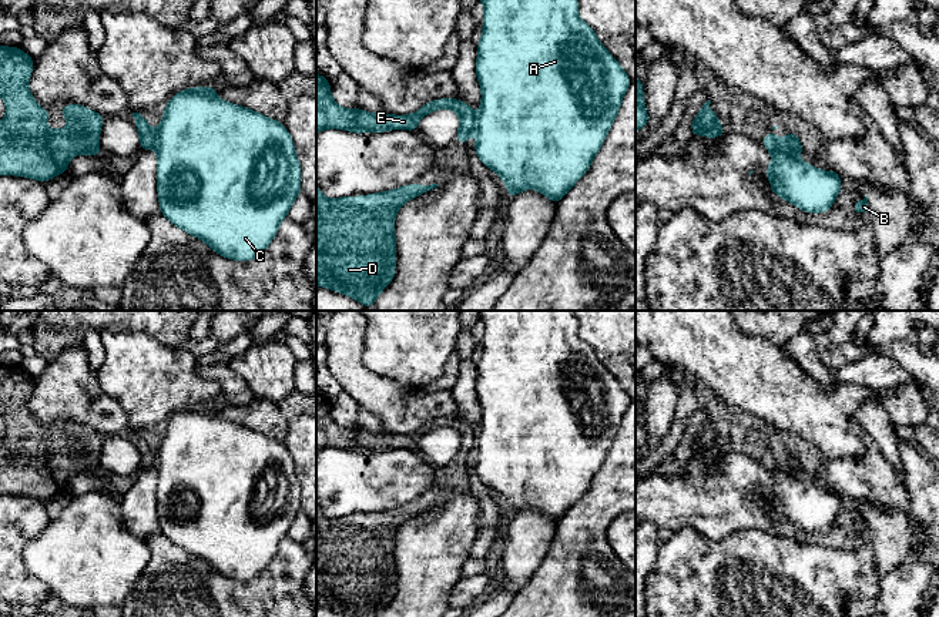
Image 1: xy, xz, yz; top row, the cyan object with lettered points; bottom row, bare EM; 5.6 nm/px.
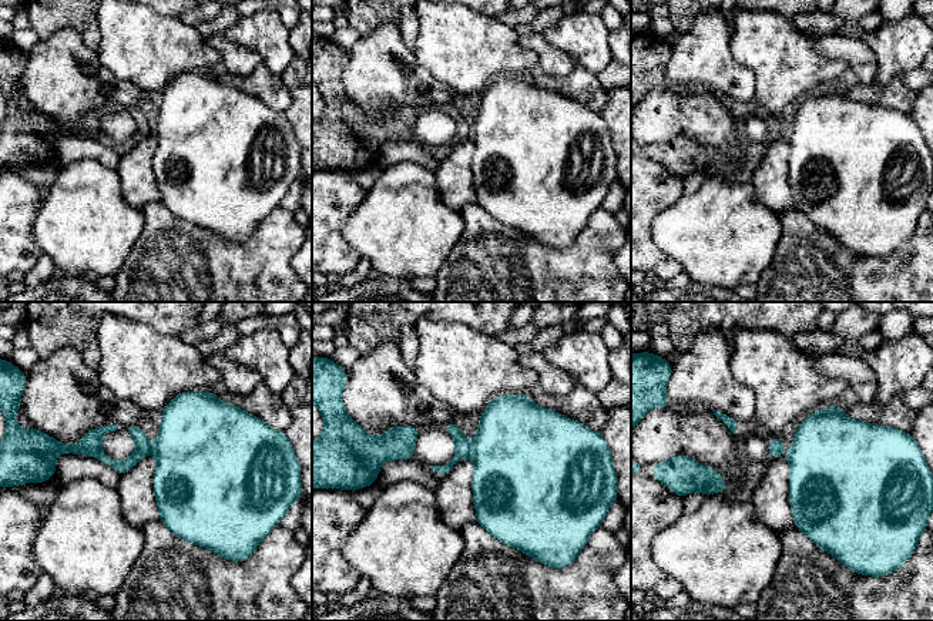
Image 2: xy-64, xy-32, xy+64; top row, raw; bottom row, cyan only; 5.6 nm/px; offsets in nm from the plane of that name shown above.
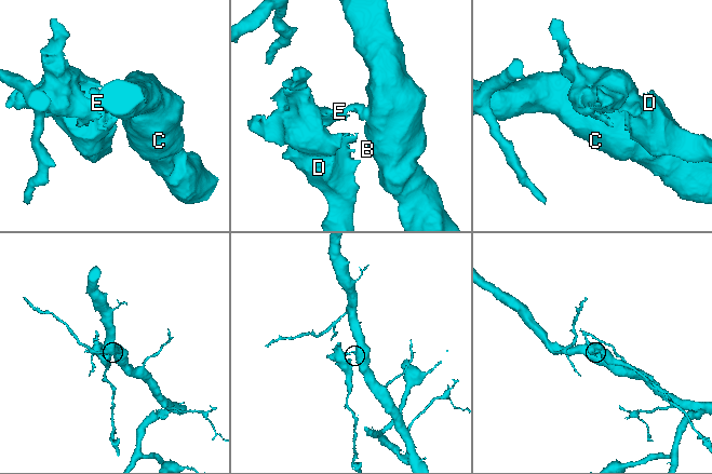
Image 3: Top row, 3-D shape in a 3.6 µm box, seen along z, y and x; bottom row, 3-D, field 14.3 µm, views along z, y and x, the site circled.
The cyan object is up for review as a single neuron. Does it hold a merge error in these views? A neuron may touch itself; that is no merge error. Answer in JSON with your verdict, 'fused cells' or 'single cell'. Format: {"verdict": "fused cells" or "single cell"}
{"verdict": "fused cells"}

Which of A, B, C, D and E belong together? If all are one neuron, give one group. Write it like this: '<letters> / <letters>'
A B C / D E

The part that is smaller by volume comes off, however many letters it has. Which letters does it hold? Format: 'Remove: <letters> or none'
Remove: D, E

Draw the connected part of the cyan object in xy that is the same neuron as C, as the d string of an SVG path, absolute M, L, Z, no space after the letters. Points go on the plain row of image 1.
M214 405L187 408L167 423L155 455L160 532L175 546L202 559L214 571L235 580L258 577L301 512L301 483L281 440L219 419Z

